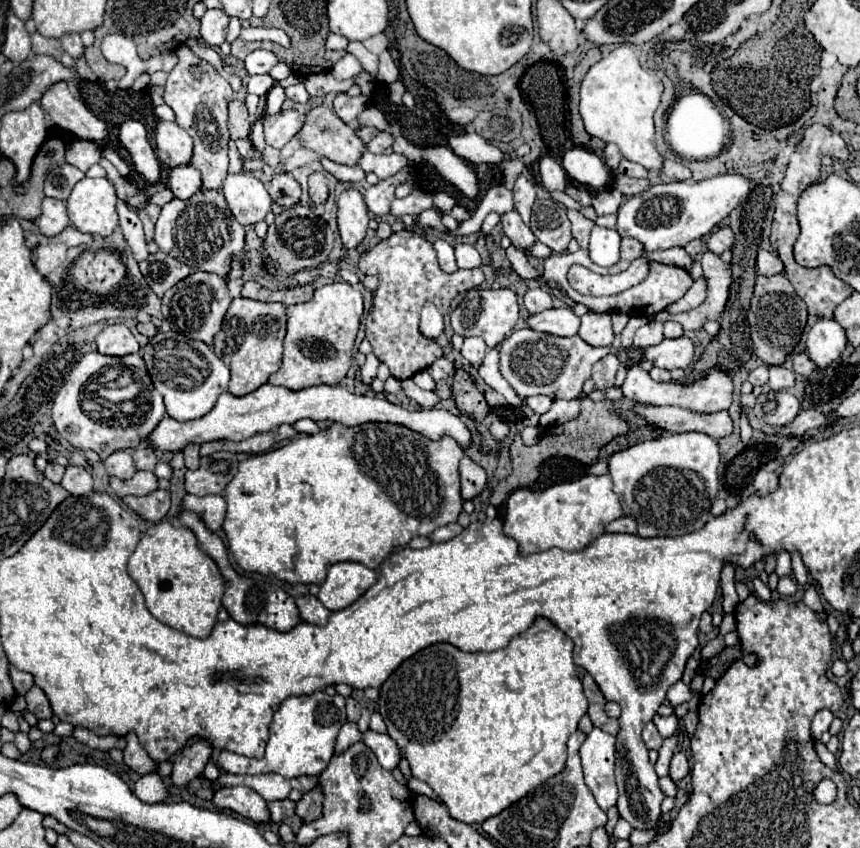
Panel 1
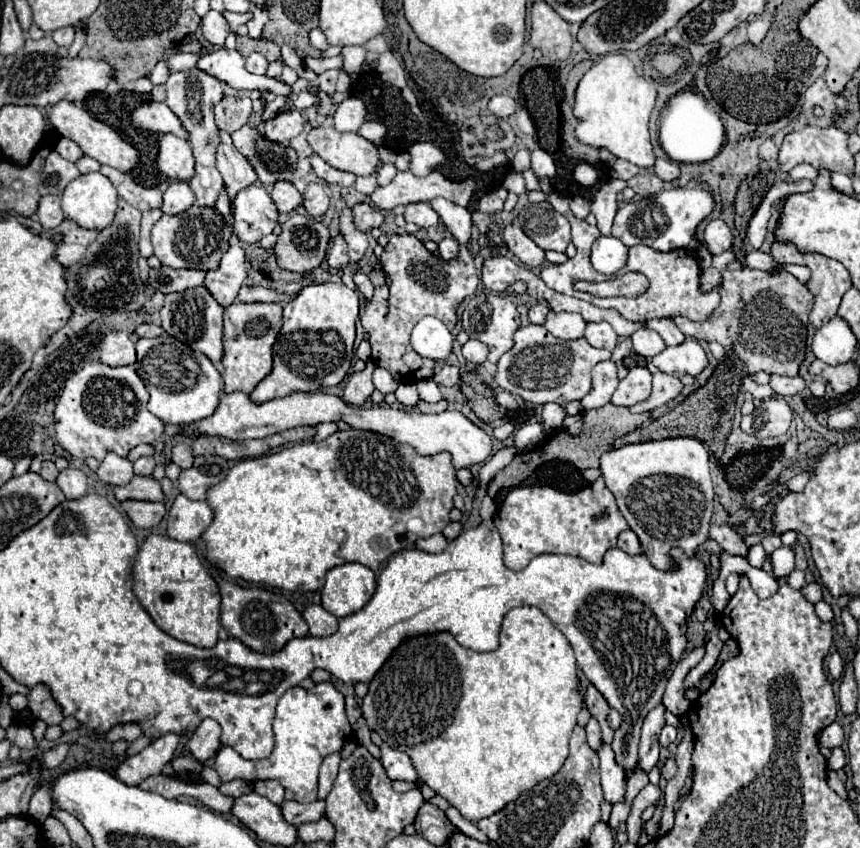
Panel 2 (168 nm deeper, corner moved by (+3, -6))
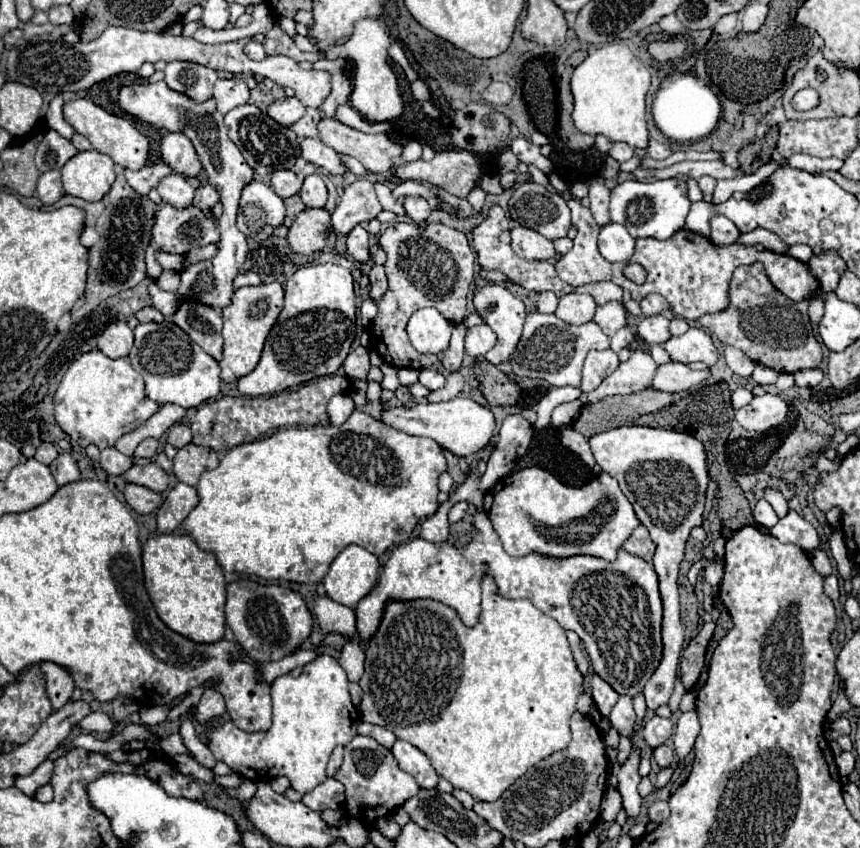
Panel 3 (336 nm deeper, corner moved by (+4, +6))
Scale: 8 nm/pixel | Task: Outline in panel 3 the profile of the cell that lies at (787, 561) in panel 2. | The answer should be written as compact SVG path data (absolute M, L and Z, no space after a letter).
M790 511L784 519L780 519L770 529L770 535L774 535L782 543L792 543L792 545L798 545L806 551L814 551L820 543L816 529L794 511Z

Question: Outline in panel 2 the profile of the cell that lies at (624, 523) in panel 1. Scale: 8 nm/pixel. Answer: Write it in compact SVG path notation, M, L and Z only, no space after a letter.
M627 529L627 531L623 531L623 533L619 535L617 547L619 547L621 551L629 553L629 555L639 555L639 553L641 553L641 543L639 543L637 535L635 535L631 529Z

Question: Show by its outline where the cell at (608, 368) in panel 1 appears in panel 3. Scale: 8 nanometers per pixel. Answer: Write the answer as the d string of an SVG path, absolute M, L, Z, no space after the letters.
M612 349L590 351L586 357L586 363L584 363L584 377L582 377L580 389L584 393L594 391L610 373L616 371L618 365L620 365L618 355Z

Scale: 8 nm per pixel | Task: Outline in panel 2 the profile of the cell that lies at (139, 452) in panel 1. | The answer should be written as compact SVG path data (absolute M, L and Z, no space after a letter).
M139 457L135 463L135 475L151 475L155 469L155 459L153 457Z

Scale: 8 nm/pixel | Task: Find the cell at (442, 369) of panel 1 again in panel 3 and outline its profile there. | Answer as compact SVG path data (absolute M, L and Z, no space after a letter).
M456 325L454 333L452 333L450 347L442 353L442 365L450 373L458 371L462 367L462 361L464 361L464 335L466 335L466 327Z

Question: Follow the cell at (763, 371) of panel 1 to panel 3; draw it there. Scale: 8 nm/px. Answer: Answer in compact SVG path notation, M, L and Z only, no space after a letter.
M756 365L754 373L752 373L752 379L758 385L772 385L778 379L778 371L774 371L770 367L764 367L764 365Z

